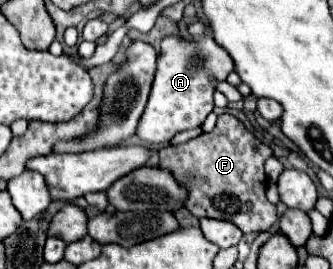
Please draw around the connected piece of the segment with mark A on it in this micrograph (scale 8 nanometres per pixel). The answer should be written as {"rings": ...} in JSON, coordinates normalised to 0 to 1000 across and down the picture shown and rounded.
{"rings":[[[628,112],[616,119],[616,134],[586,141],[586,156],[562,156],[526,134],[489,141],[465,305],[453,327],[441,401],[417,446],[411,506],[447,535],[502,535],[532,491],[604,468],[622,424],[640,409],[646,327],[634,320],[628,283],[676,297],[694,260],[700,260],[694,208],[646,164]]]}

